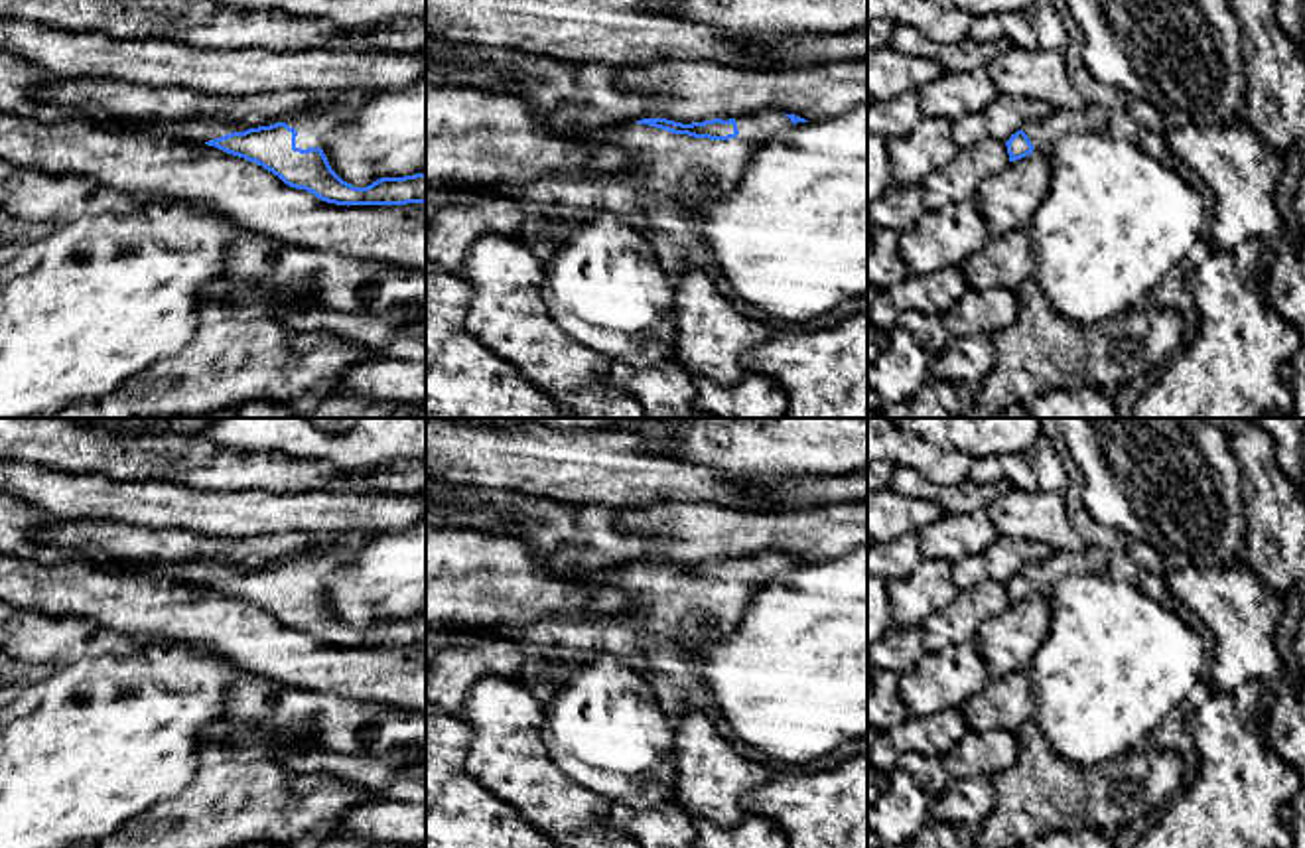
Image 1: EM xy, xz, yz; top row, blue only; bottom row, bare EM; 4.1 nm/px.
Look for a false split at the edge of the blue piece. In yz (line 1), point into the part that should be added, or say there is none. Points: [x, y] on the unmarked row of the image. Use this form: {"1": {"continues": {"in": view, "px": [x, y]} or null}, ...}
{"1": {"continues": {"in": "yz", "px": [1043, 576]}}}

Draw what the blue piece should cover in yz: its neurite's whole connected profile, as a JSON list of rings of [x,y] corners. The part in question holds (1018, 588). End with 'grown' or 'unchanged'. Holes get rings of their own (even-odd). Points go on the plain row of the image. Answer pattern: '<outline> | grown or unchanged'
[[[1086,546],[1080,552],[1053,554],[1045,562],[1025,566],[1005,584],[1009,603],[1033,592],[1049,594],[1059,580],[1070,574],[1108,574],[1108,552],[1102,546]]] | grown

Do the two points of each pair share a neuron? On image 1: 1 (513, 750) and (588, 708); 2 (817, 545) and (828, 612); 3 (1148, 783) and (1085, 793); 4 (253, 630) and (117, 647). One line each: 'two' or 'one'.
1: two
2: two
3: one
4: two

